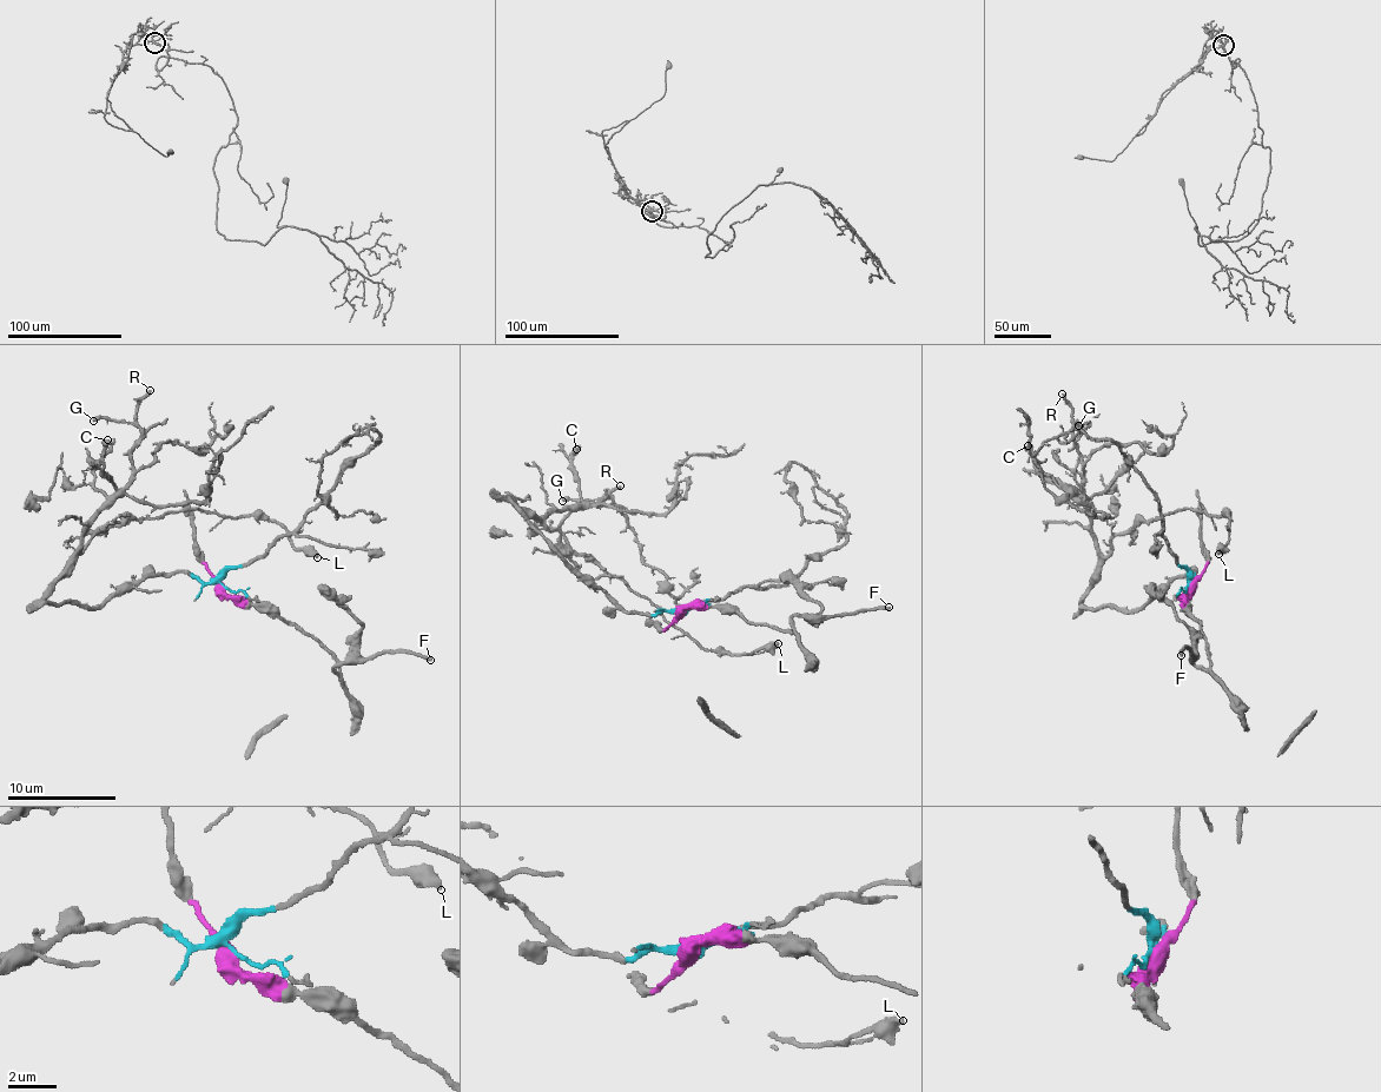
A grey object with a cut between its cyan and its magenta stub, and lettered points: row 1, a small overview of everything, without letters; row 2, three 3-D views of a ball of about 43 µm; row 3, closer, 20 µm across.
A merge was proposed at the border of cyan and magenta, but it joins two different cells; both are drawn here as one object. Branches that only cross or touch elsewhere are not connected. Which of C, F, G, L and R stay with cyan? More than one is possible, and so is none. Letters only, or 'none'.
C, G, L, R

